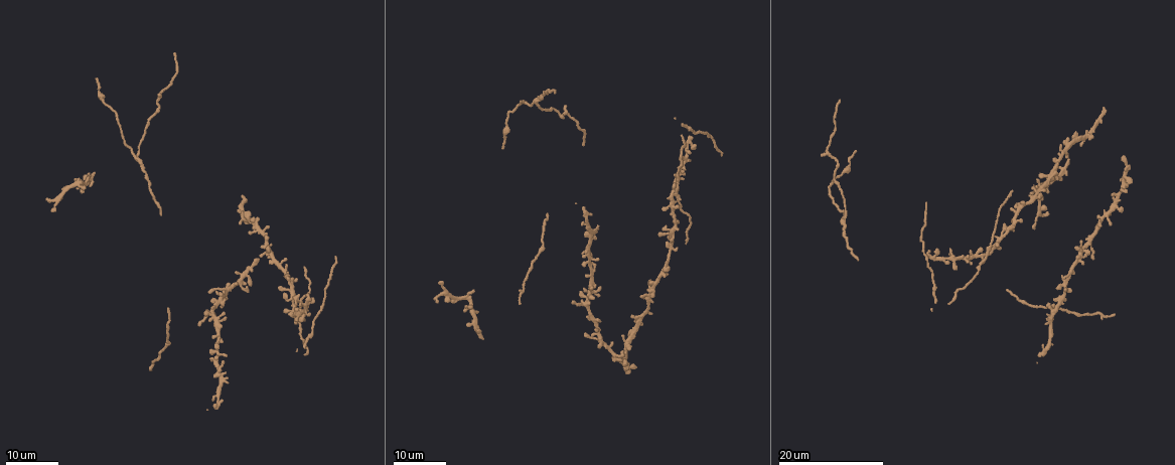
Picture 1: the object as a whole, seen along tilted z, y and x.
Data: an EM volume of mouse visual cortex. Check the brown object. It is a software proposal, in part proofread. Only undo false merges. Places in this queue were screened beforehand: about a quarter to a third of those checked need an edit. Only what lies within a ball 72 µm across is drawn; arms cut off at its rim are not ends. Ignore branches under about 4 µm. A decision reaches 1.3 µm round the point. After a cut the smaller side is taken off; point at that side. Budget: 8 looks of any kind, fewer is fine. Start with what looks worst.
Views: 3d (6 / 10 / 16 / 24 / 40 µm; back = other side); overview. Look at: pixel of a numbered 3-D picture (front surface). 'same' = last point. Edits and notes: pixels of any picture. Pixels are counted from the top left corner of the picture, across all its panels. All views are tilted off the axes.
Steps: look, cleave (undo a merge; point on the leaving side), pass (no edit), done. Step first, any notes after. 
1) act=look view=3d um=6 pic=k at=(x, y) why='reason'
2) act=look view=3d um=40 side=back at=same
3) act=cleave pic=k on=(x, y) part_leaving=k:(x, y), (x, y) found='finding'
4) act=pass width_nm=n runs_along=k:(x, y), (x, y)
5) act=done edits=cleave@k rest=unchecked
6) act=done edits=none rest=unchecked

act=look view=3d um=16 pic=1 at=(678, 197) why='three-way junction'

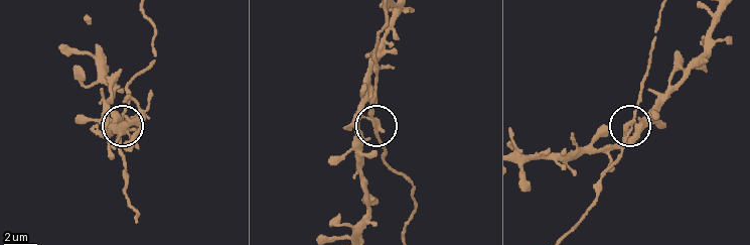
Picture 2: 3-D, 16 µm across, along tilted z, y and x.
act=look view=3d um=10 pic=2 at=(378, 129)

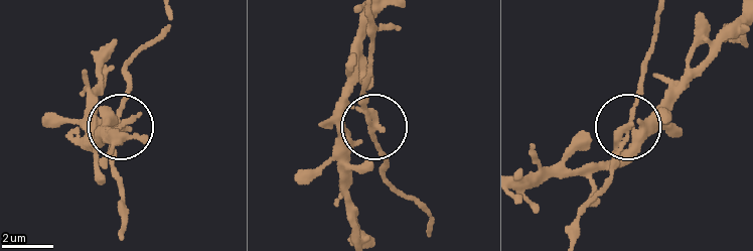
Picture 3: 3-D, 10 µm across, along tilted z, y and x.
act=cleave pic=3 on=(360, 98) width_nm=170 part_leaving=3:(371, 124), (361, 89), (371, 50), (367, 18) found='a second neuron is stuck on'

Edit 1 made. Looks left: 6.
act=look view=overview why='see it whole again'

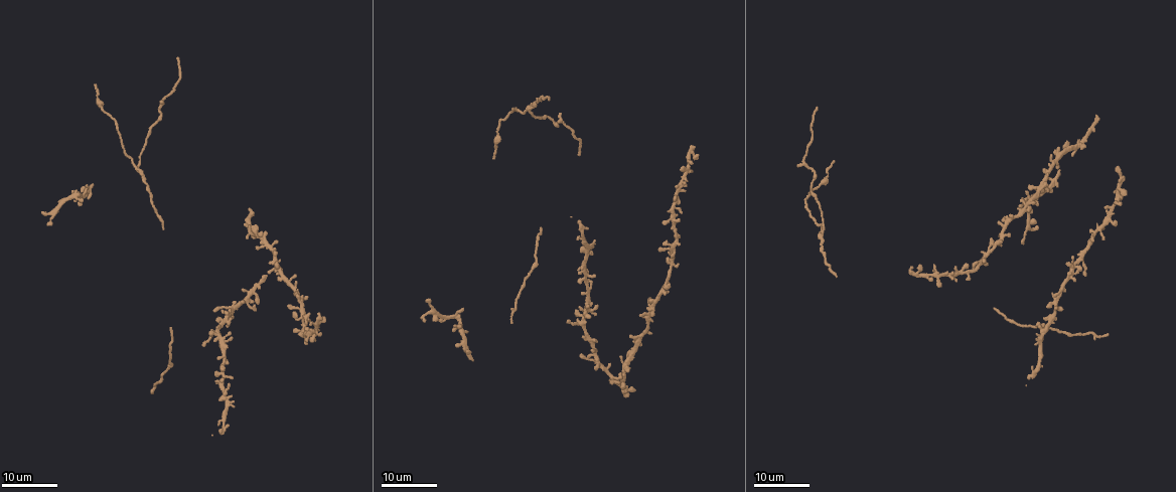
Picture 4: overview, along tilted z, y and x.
act=look view=3d um=24 pic=4 at=(1078, 144) why='four-way junction'

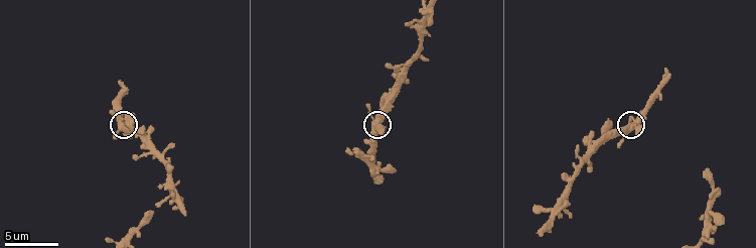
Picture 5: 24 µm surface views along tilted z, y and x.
act=look view=3d um=6 pic=5 at=(120, 126)

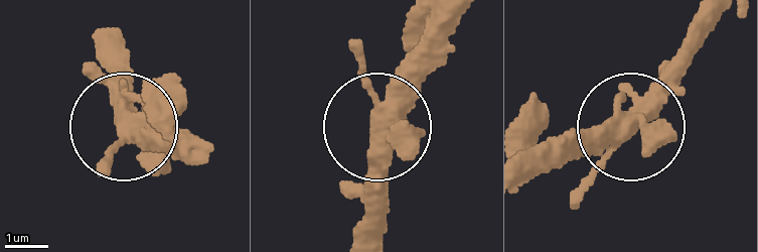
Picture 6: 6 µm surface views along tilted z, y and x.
act=look view=3d um=6 side=back pic=6 at=(122, 124) why='other side'

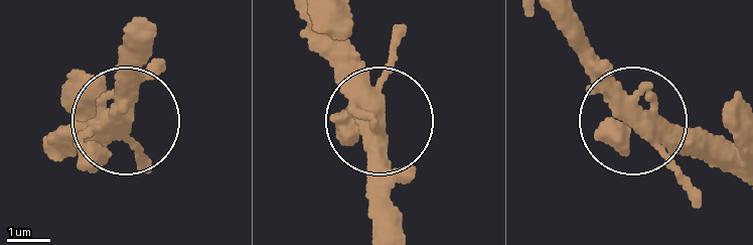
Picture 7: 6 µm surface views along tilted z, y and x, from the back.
act=pass arms=4 found='all the same neuron'

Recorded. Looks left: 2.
act=look view=3d um=16 pic=4 at=(583, 278)

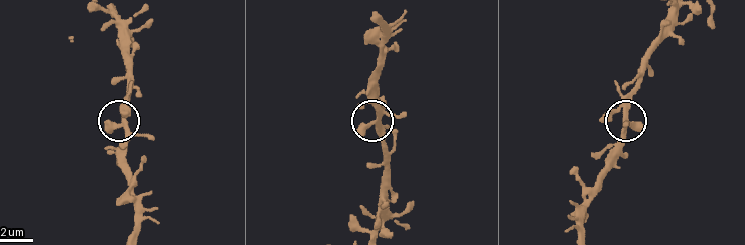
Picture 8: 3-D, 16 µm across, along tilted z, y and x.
act=look view=3d um=10 pic=8 at=(370, 121)

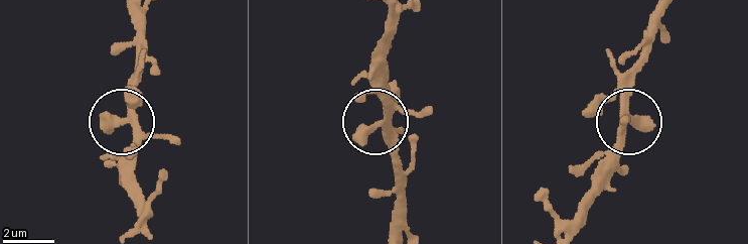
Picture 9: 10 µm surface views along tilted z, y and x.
act=pass width_nm=300 found='all the same neuron'

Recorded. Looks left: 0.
act=done edits=cleave@3 rest=unchecked

